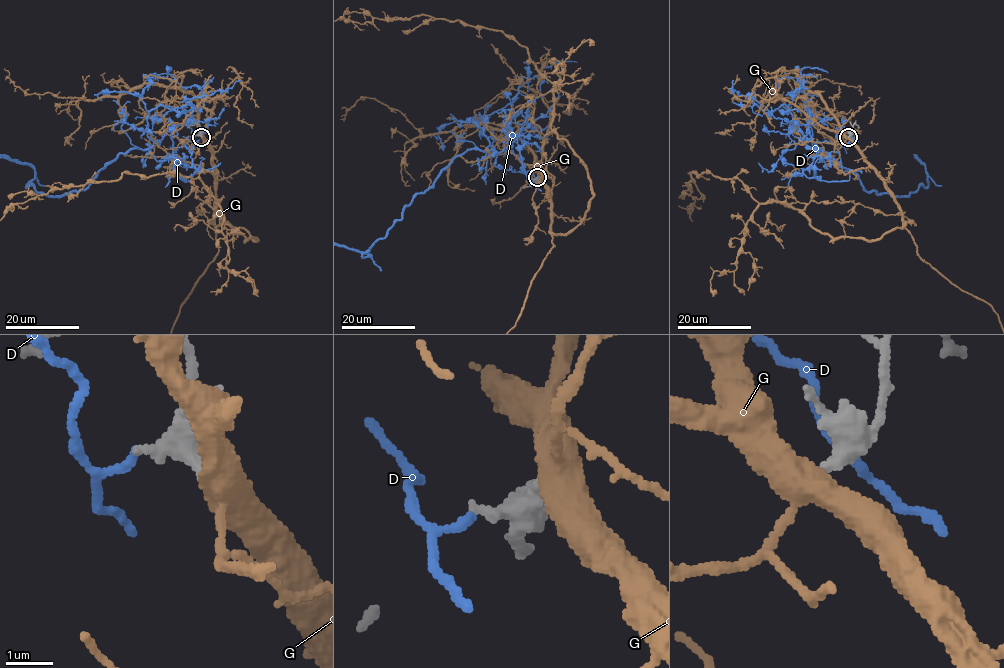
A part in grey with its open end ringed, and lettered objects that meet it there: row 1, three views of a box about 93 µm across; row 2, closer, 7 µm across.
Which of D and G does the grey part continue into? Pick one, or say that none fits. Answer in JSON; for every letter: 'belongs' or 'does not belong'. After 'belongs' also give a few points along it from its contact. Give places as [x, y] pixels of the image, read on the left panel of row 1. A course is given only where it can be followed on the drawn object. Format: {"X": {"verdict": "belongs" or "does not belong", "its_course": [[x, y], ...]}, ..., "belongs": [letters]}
{"D": {"verdict": "does not belong"}, "G": {"verdict": "does not belong"}, "belongs": []}

